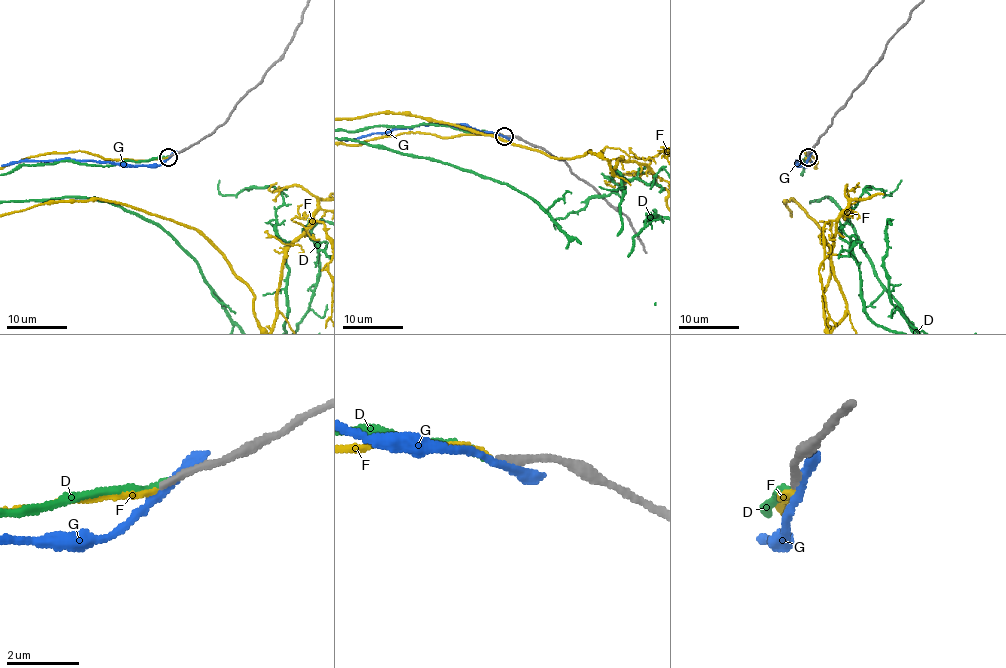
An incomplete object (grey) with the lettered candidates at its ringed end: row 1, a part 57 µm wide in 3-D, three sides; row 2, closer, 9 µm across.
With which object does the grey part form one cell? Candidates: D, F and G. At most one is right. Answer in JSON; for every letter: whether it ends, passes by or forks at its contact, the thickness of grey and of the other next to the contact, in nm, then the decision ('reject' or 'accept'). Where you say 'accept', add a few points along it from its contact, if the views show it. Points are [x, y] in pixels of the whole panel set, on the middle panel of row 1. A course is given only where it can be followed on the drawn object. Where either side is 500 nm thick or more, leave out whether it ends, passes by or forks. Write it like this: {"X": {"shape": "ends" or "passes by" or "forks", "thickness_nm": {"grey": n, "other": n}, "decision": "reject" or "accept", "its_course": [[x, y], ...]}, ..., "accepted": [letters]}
{"D": {"shape": "ends", "thickness_nm": {"grey": 240, "other": 160}, "decision": "reject"}, "F": {"shape": "ends", "thickness_nm": {"grey": 200, "other": 170}, "decision": "accept"}, "G": {"shape": "ends", "thickness_nm": {"grey": 240, "other": 340}, "decision": "reject"}, "accepted": ["F"]}

